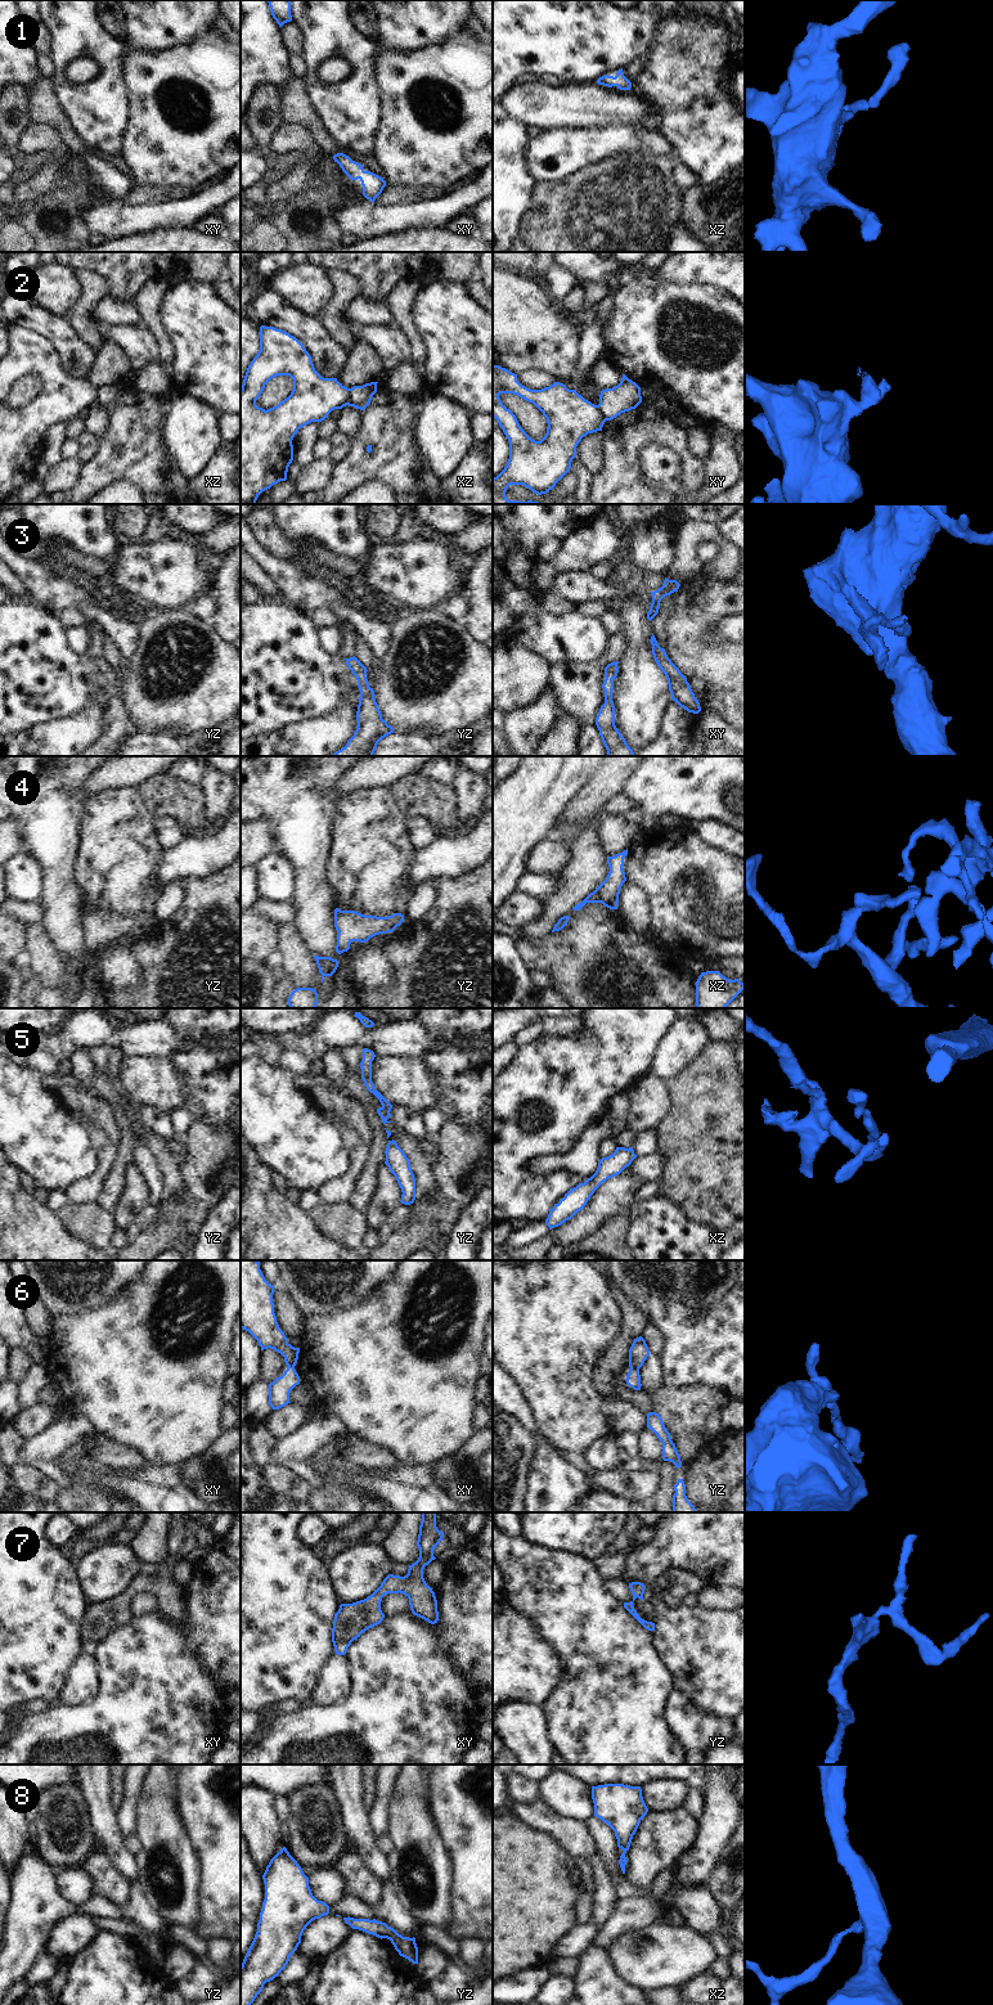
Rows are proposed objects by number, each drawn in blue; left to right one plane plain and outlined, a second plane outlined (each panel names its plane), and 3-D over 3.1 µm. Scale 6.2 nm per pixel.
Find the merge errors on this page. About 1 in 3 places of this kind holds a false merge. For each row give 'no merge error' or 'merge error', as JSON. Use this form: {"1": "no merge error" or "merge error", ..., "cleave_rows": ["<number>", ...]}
{"1": "no merge error", "2": "merge error", "3": "no merge error", "4": "no merge error", "5": "merge error", "6": "merge error", "7": "no merge error", "8": "no merge error", "cleave_rows": ["2", "5", "6"]}

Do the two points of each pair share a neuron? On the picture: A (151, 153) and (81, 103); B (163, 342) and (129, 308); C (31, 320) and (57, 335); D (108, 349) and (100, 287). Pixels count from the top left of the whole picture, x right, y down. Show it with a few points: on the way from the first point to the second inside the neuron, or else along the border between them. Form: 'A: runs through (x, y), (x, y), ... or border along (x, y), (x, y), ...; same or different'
A: border along (129, 104), (129, 124), (118, 152); different
B: border along (133, 300), (140, 318); different
C: runs through (37, 320), (50, 328); same
D: border along (104, 337), (104, 342), (95, 355); different

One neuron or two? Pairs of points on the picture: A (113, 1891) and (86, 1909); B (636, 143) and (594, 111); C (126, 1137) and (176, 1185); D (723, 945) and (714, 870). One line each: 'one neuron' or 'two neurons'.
A: two neurons
B: two neurons
C: one neuron
D: one neuron

